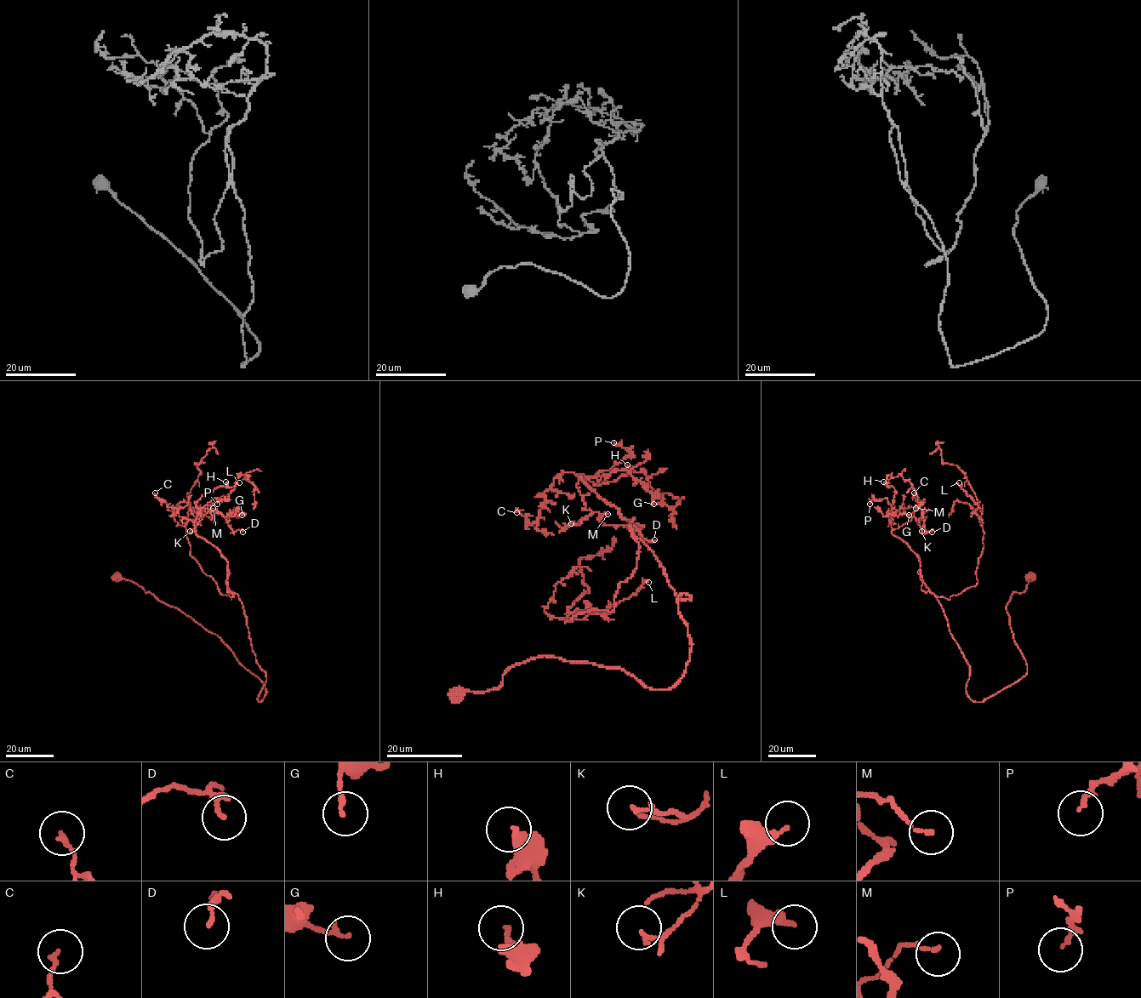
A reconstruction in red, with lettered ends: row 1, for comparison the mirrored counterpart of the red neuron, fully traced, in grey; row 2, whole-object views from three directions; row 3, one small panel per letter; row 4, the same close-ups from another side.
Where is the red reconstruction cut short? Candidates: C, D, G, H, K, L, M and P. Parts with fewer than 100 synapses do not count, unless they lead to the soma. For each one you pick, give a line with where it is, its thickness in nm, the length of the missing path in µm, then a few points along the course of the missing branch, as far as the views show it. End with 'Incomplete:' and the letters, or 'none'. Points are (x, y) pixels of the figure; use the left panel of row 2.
Incomplete: none

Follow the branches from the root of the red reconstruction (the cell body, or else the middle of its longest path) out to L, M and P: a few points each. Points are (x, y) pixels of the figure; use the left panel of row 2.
L: (116, 578), (215, 634), (265, 686), (259, 702), (266, 673), (242, 604), (191, 556), (185, 525), (239, 482)
M: (116, 578), (215, 634), (265, 686), (259, 702), (266, 673), (229, 590), (227, 561), (193, 528), (213, 508)
P: (116, 578), (215, 634), (265, 686), (259, 702), (266, 673), (227, 561), (194, 525), (227, 500), (217, 504)

